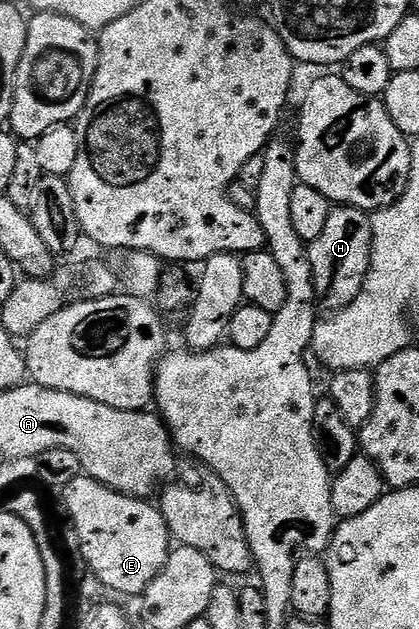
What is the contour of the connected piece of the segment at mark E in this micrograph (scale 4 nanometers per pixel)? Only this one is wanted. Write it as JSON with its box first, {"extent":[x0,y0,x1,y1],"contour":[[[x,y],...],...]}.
{"extent":[61,474,173,597],"contour":[[[86,474],[66,484],[61,496],[89,572],[112,593],[142,597],[165,566],[173,547],[173,537],[158,507],[150,499],[126,496]]]}

